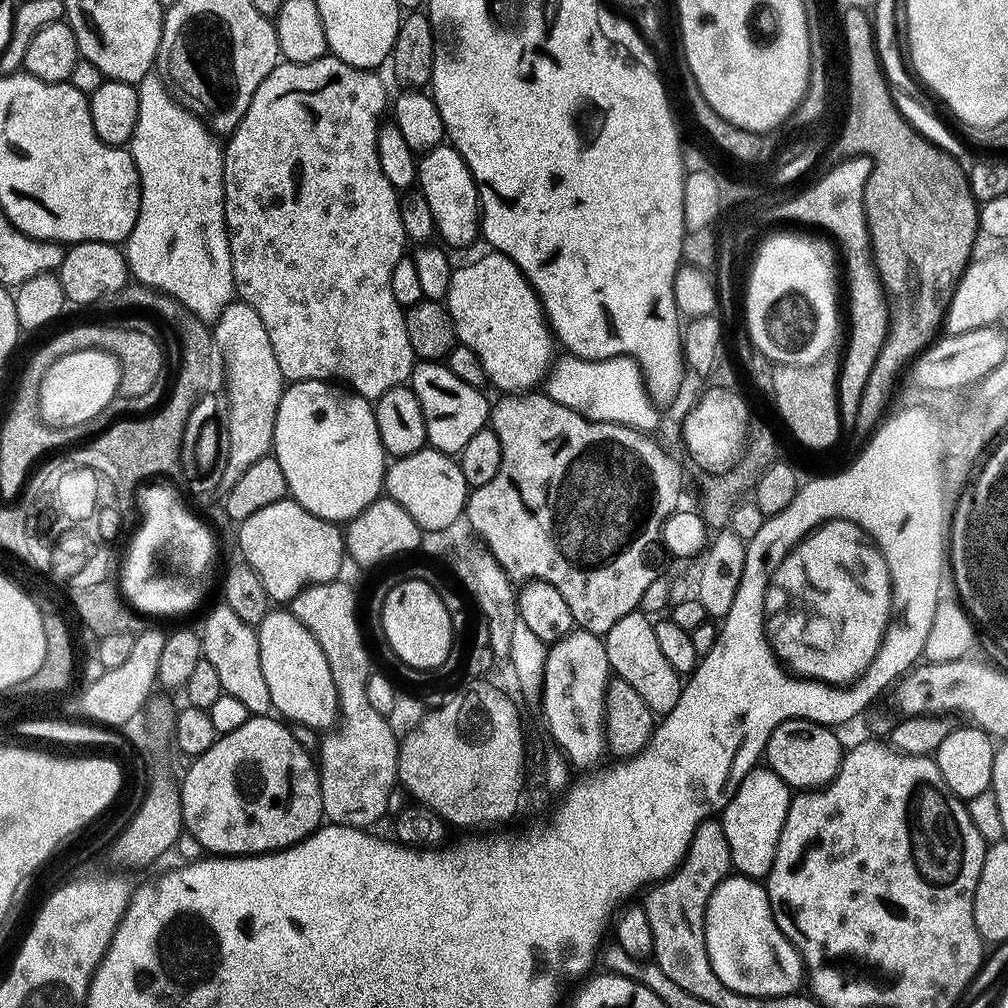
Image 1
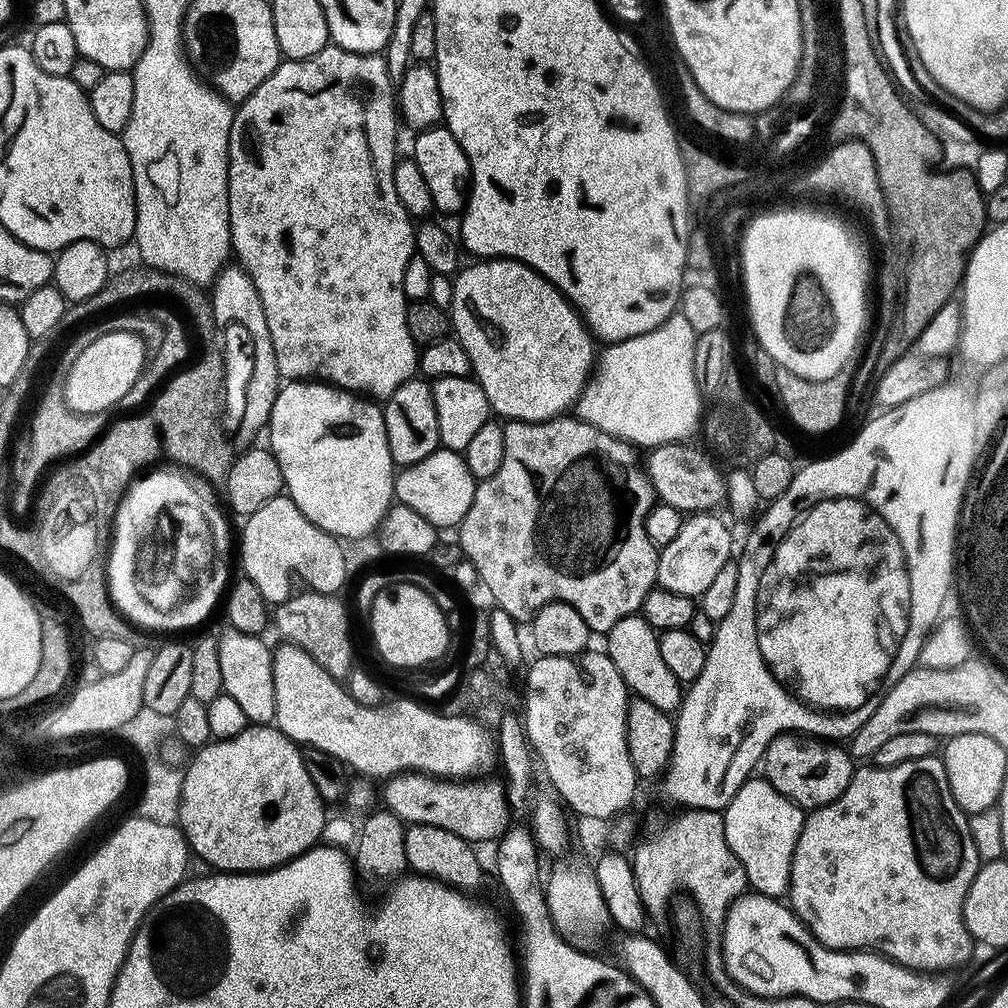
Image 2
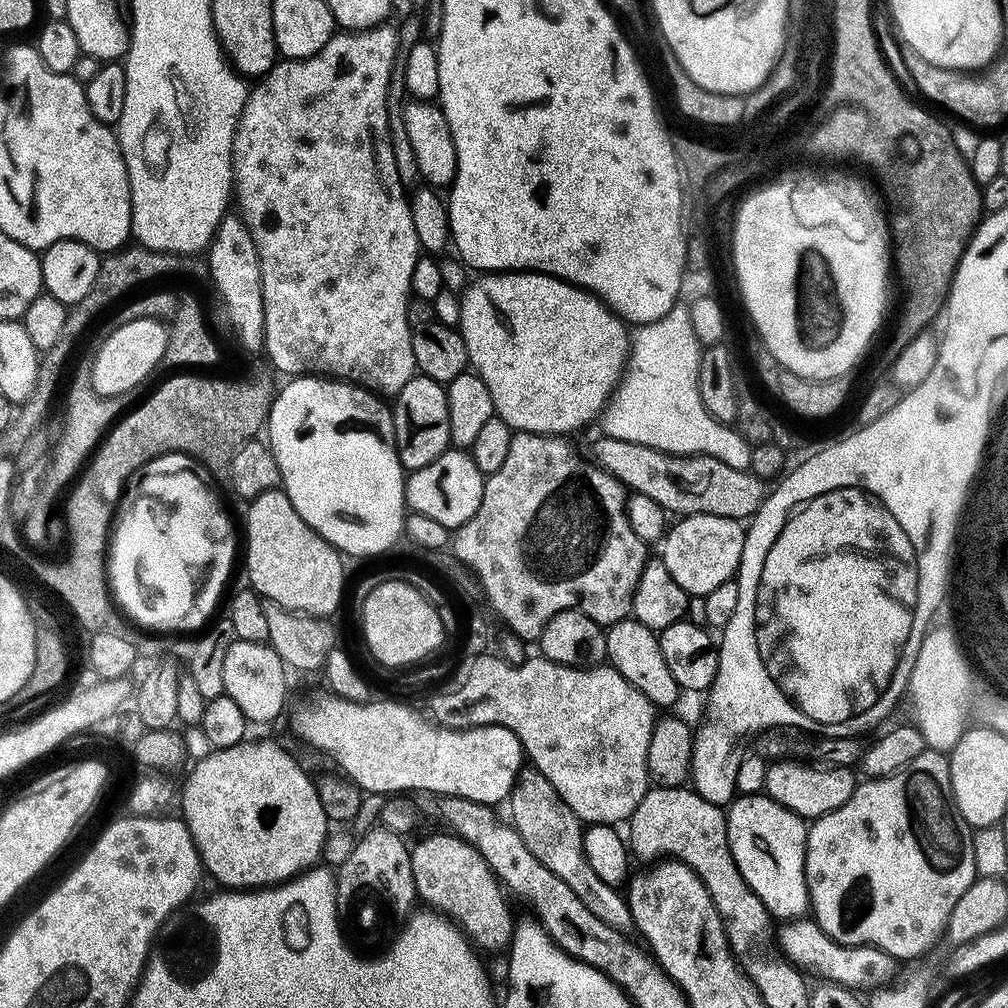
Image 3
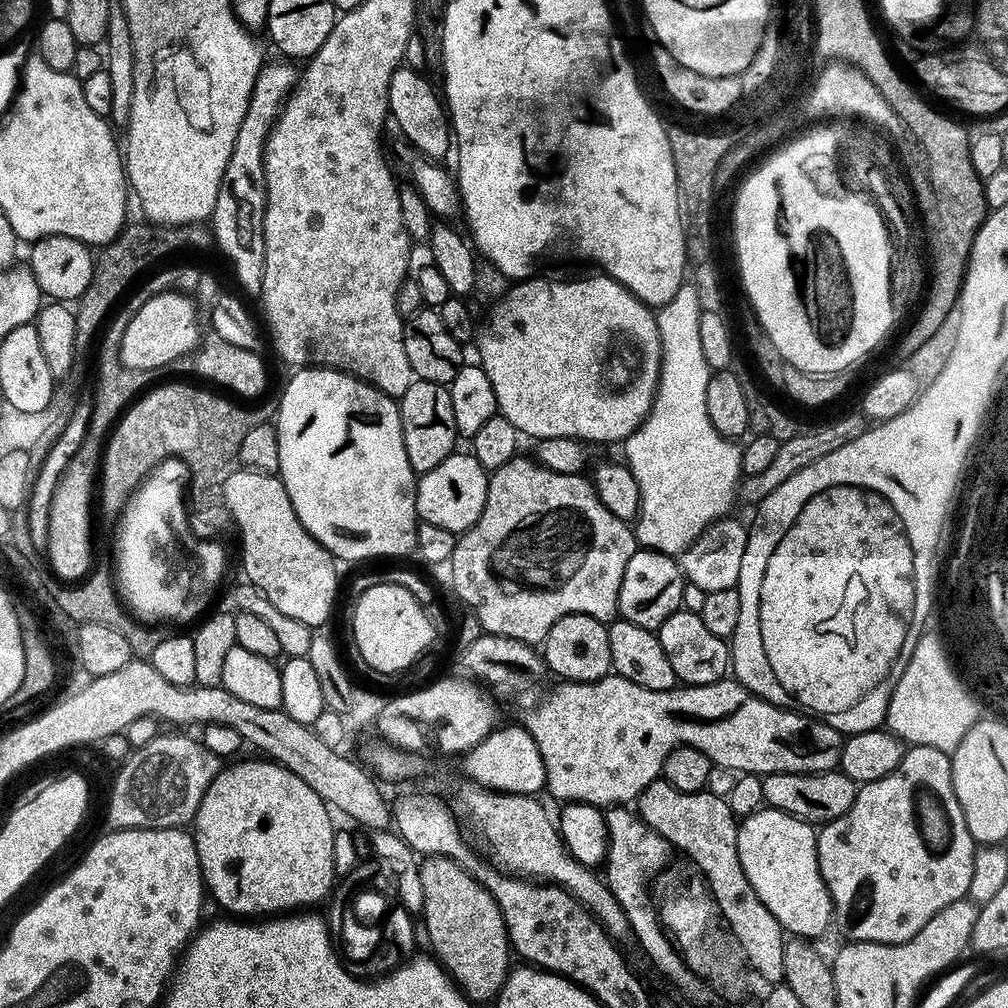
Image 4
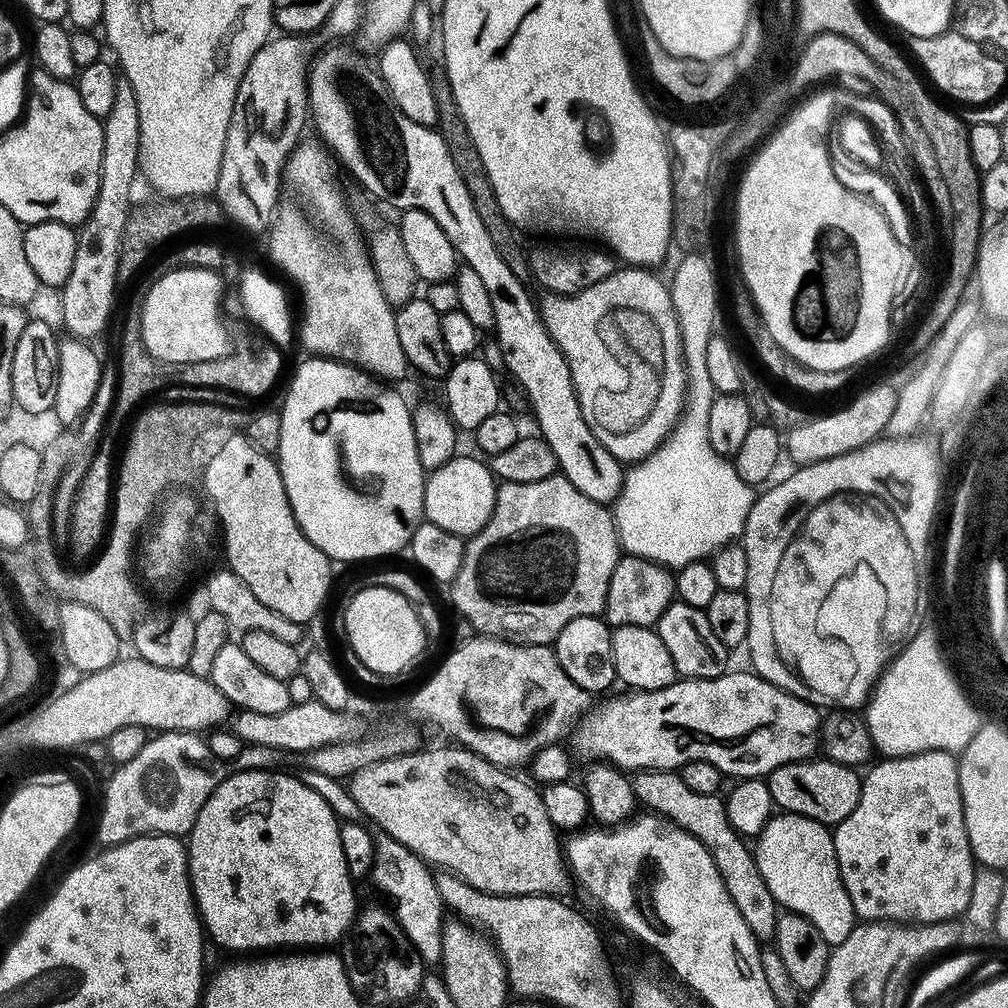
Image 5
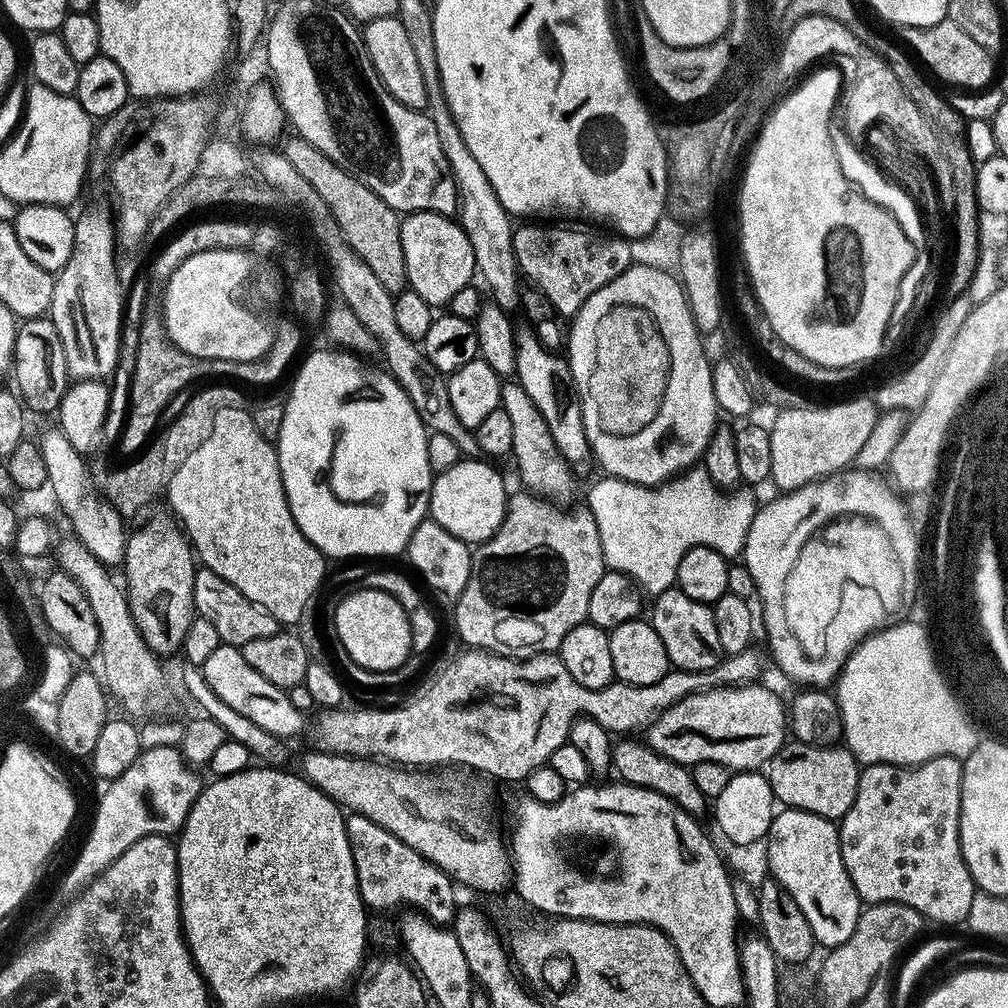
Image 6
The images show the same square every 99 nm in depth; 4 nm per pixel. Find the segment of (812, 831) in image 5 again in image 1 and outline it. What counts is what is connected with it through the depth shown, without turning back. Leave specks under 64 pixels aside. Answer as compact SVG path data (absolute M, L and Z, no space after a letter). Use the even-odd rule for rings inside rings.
M757 766L746 774L746 778L736 786L736 792L732 799L722 809L722 827L724 837L729 844L729 854L731 856L731 867L739 875L751 876L753 878L767 877L768 871L772 868L772 863L776 857L776 847L782 834L782 826L788 817L788 806L790 803L790 789L778 774L774 774L767 766Z

